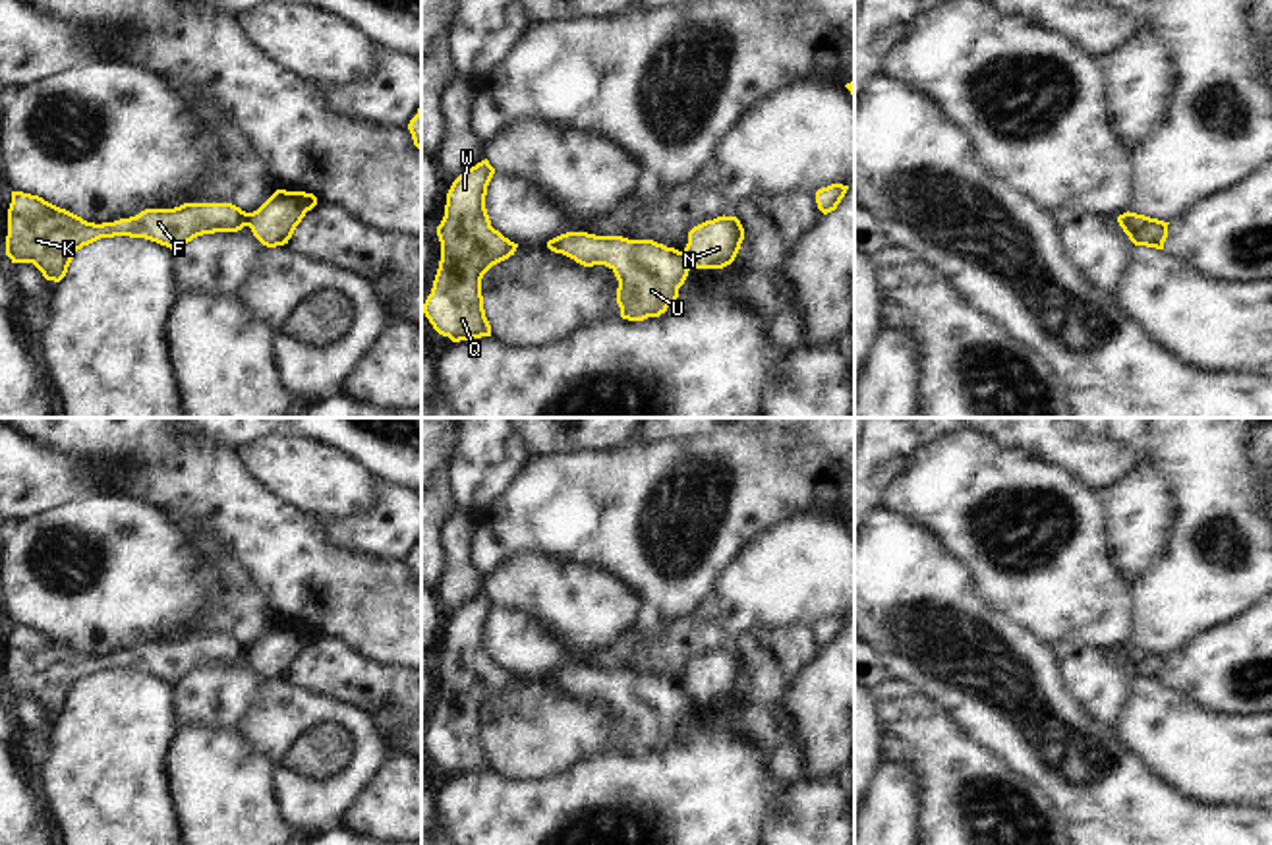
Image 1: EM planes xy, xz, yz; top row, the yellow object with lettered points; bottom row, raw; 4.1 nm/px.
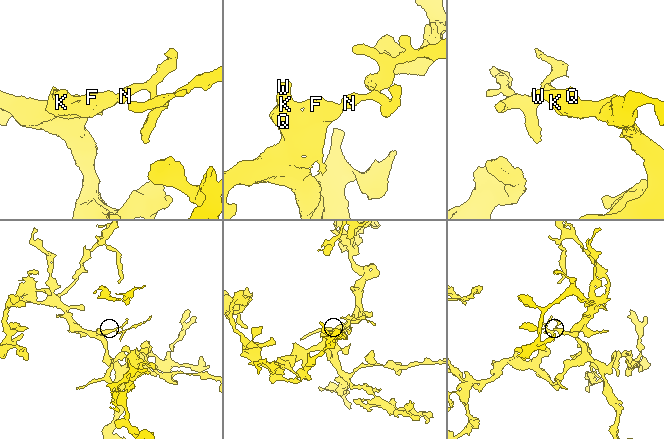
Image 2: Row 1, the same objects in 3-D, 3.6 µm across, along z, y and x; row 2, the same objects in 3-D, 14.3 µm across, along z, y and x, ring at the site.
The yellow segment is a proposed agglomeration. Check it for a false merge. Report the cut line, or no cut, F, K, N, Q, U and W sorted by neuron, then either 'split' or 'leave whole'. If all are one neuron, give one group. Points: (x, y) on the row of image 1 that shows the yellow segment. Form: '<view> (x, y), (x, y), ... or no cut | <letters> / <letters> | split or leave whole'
xy (250, 213), (252, 227) | F K Q U W / N | split

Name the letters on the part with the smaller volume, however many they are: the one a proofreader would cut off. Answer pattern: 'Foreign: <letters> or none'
Foreign: N

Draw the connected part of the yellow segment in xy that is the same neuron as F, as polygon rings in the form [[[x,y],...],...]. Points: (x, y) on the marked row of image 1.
[[[12,191],[6,255],[12,263],[33,263],[46,280],[60,282],[75,251],[101,238],[145,238],[178,253],[197,236],[238,232],[251,222],[251,213],[232,203],[184,203],[95,224],[39,195]]]

